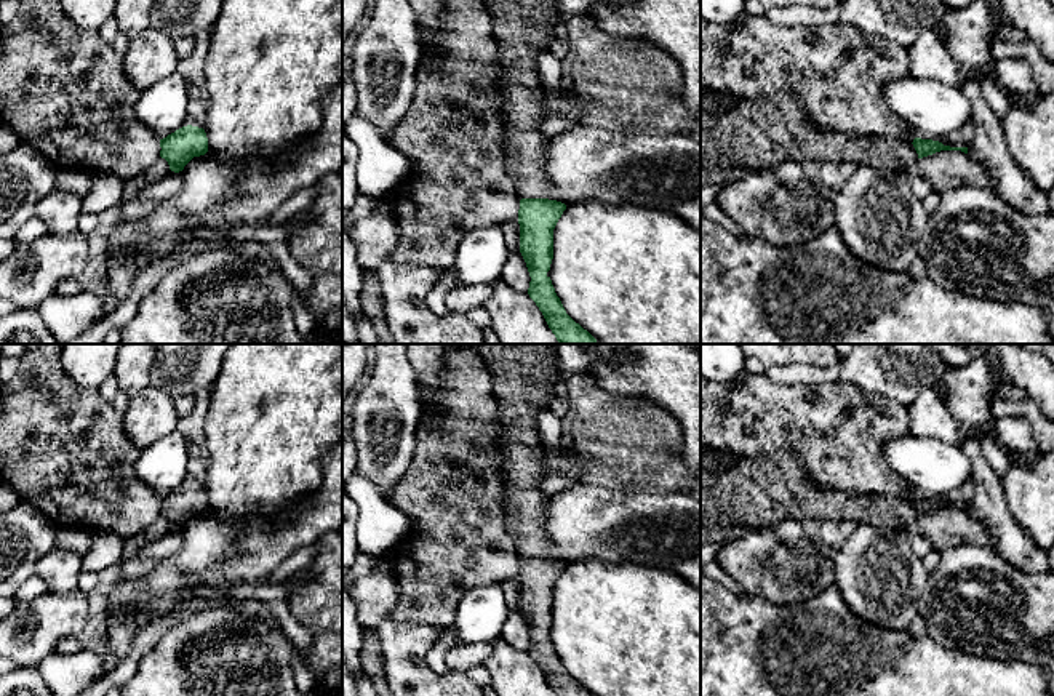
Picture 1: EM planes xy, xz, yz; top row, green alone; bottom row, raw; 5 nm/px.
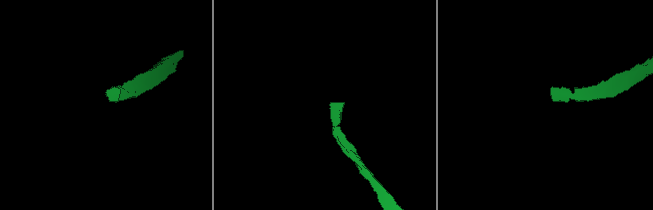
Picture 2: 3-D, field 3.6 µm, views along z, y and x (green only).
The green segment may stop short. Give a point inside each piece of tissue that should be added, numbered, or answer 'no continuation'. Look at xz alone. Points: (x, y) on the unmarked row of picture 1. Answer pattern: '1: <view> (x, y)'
1: xz (523, 376)

